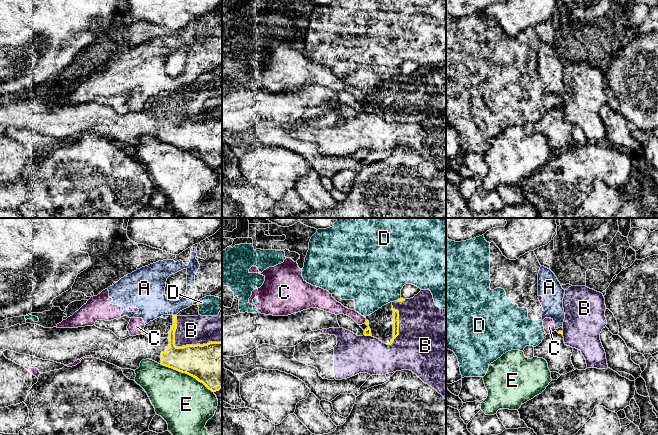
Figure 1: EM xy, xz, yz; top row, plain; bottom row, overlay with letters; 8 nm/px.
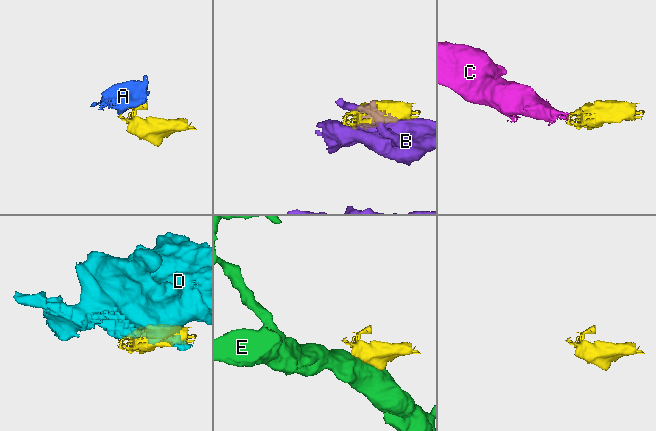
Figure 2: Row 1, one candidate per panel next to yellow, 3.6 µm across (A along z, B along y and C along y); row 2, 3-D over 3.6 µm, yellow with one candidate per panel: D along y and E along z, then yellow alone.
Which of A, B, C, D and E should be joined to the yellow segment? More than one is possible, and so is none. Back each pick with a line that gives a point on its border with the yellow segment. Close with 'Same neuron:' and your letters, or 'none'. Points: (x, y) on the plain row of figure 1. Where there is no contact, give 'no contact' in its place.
Same neuron: none

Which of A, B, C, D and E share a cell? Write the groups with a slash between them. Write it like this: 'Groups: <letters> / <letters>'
Groups: A C / B / D / E

